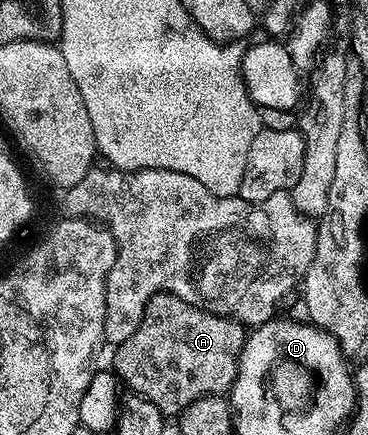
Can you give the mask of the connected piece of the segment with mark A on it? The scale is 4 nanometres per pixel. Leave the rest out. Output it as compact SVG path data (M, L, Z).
M162 293L156 295L147 305L143 321L127 341L116 344L112 370L118 380L125 383L130 392L142 395L155 405L166 417L180 416L199 397L204 395L225 395L232 388L241 365L241 354L245 351L247 327L222 315L203 310L178 295Z

